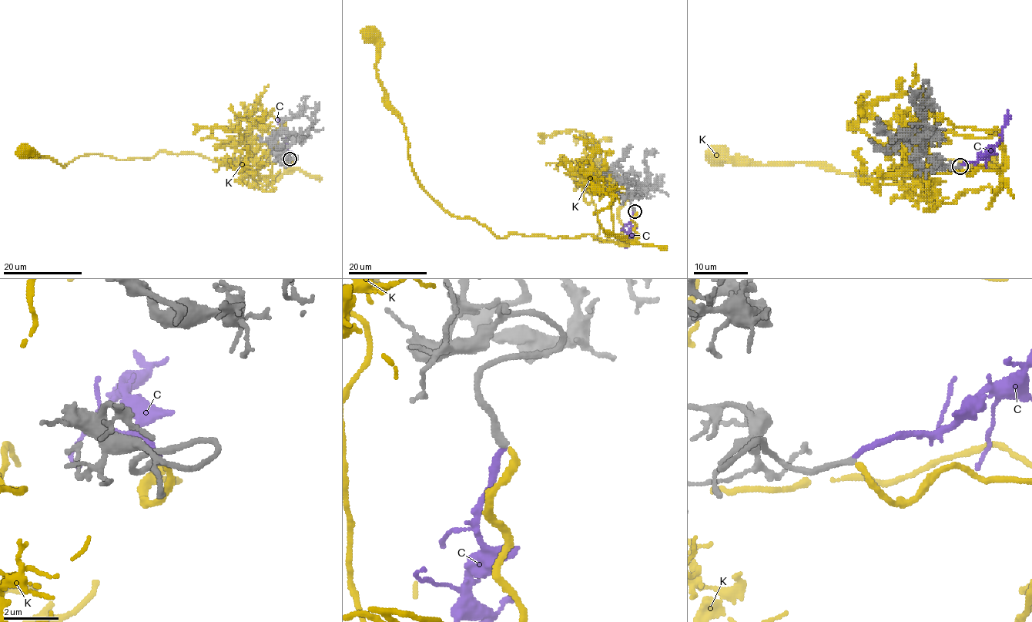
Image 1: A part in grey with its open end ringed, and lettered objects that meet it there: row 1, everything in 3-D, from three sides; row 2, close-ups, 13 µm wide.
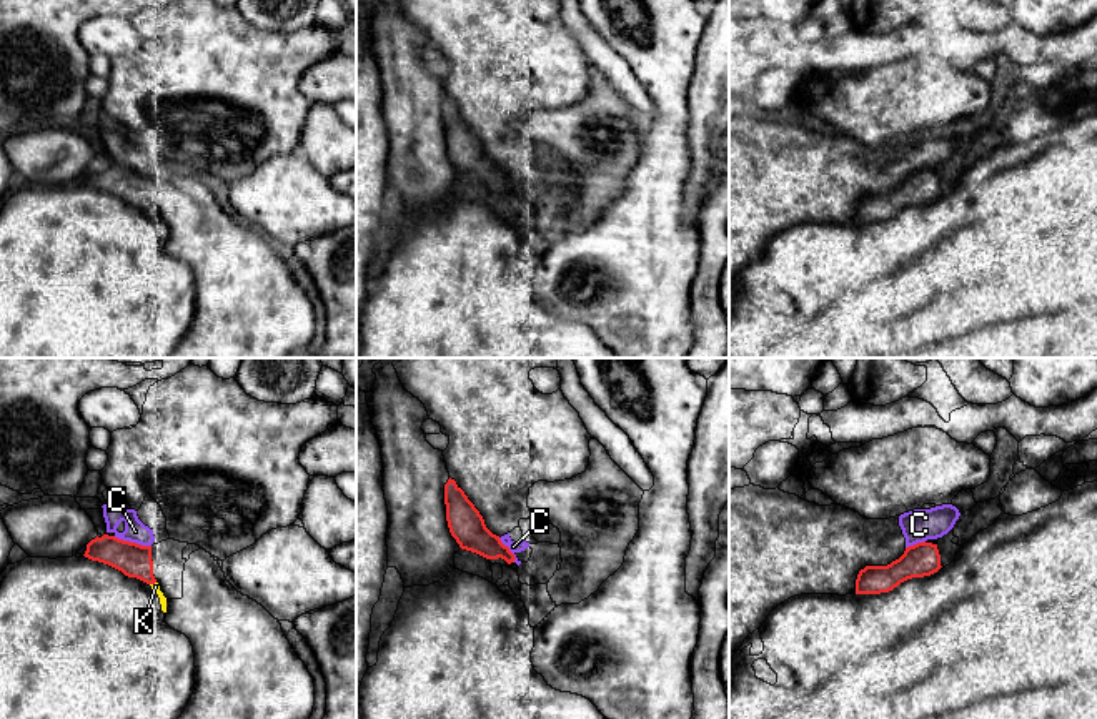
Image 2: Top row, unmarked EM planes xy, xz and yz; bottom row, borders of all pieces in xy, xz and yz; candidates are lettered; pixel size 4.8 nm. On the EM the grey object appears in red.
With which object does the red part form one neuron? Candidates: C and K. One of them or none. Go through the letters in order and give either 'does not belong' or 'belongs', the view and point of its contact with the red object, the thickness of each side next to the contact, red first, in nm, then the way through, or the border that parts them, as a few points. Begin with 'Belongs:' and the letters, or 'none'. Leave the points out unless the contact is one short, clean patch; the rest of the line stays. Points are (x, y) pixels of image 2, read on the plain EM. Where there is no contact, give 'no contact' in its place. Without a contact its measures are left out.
Belongs: K
C: does not belong; contact xy (132, 170); calibres 160 and 110 nm; border xy (114, 163), (150, 173)
K: belongs; contact xy (152, 210); calibres 160 and 40 nm

